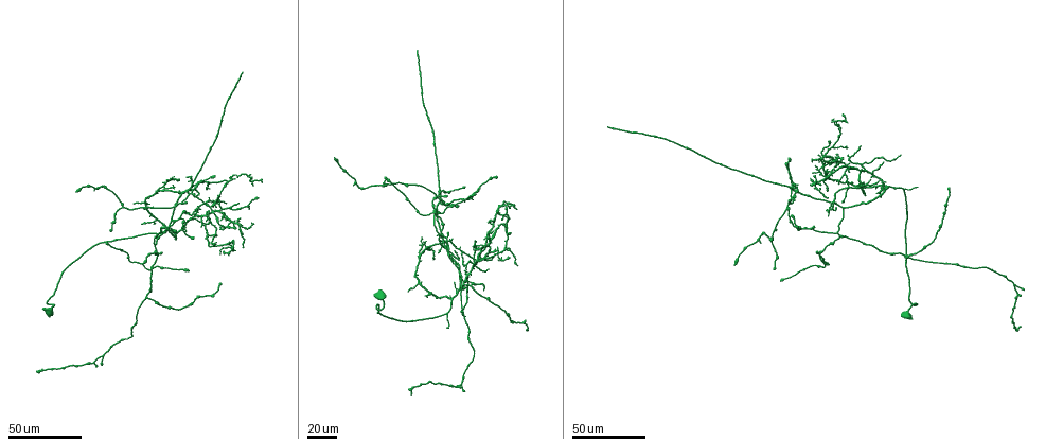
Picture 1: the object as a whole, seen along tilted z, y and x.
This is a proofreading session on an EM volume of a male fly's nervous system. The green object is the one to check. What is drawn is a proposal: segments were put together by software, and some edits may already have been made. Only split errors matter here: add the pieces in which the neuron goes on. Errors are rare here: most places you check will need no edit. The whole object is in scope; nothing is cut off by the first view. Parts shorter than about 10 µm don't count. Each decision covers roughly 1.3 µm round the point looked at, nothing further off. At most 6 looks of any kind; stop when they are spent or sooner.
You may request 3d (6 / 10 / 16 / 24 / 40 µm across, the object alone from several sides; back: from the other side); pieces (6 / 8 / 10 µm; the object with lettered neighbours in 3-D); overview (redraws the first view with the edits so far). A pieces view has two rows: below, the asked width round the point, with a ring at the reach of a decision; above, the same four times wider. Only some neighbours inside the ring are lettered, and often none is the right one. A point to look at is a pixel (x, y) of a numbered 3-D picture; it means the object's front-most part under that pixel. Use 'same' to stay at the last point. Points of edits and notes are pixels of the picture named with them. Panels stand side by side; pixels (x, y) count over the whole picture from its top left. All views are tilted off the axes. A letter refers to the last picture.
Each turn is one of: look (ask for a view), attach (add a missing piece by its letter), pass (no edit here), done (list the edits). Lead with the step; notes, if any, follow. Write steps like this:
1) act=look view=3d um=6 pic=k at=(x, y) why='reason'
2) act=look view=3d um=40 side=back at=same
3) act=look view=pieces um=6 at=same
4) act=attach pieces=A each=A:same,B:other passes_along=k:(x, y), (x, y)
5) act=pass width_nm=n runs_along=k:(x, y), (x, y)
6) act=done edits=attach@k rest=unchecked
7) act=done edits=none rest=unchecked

act=look view=3d um=24 pic=1 at=(244, 73) why='long arm stops here'

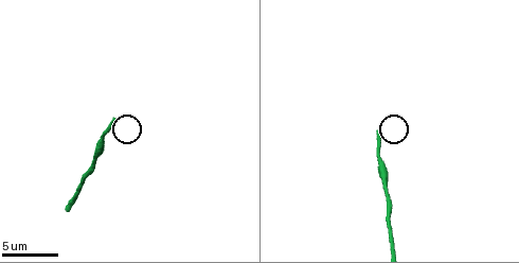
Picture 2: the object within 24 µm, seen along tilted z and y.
act=look view=pieces um=8 pic=2 at=(379, 130) why='see the neighbours'

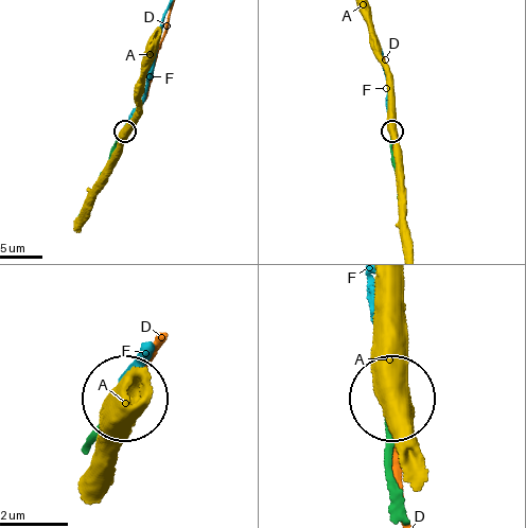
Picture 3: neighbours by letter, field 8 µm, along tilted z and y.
act=pass each=A:other,D:other,F:other found='none of them fits'

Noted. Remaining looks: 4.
act=look view=3d um=40 pic=1 at=(187, 178) why='branch stops here'

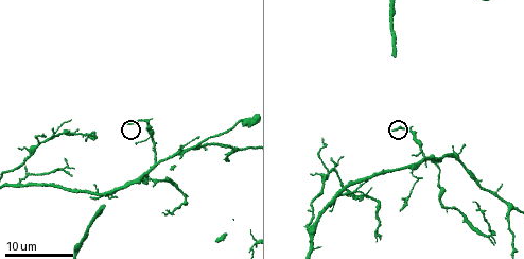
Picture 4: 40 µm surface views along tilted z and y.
act=look view=pieces um=6 pic=4 at=(394, 131)

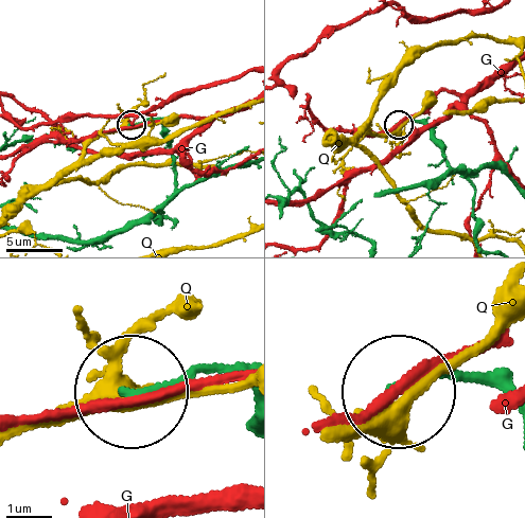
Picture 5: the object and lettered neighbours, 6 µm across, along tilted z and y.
act=pass each=G:other,Q:other runs_along=5:(469, 377), (438, 373), (405, 392) found='none of them fits'

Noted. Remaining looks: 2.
act=look view=3d um=24 pic=1 at=(884, 163) why='end of a long branch'

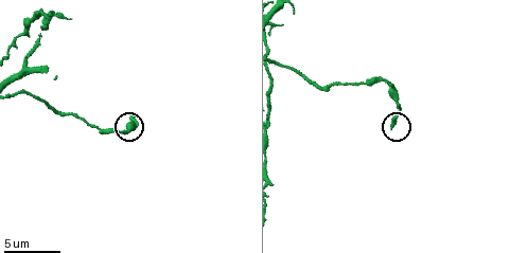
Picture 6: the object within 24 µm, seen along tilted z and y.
act=look view=pieces um=8 pic=6 at=(394, 127)

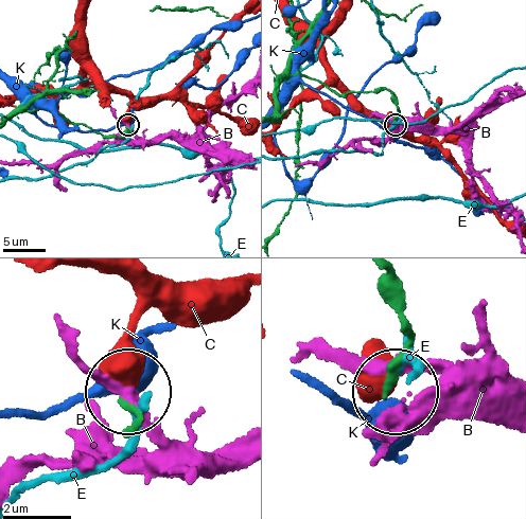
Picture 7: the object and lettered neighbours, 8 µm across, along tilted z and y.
act=pass width_nm=190 each=B:other,C:other,E:other,K:other found='none of them fits'

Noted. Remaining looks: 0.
act=done edits=none rest=unchecked

